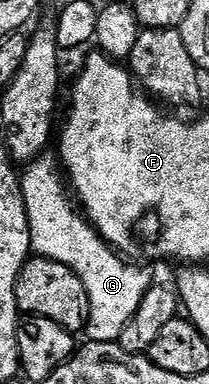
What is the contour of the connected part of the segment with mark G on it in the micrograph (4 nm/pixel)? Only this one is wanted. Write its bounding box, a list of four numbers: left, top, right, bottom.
[20,154,155,344]

